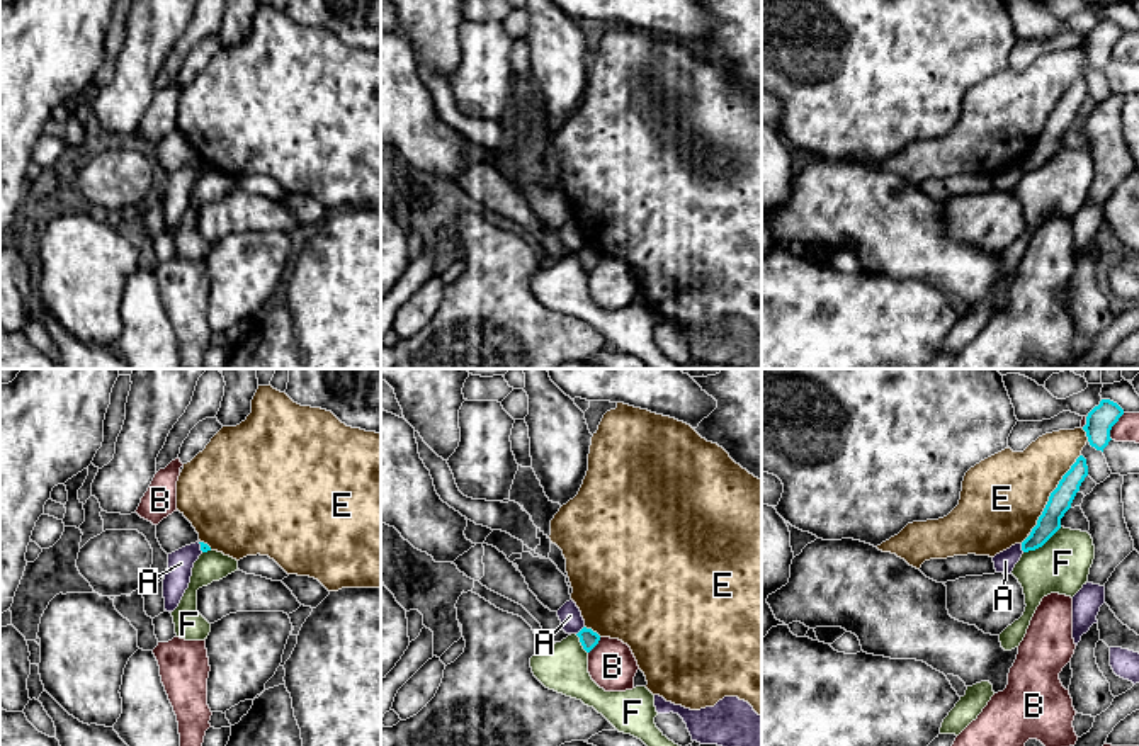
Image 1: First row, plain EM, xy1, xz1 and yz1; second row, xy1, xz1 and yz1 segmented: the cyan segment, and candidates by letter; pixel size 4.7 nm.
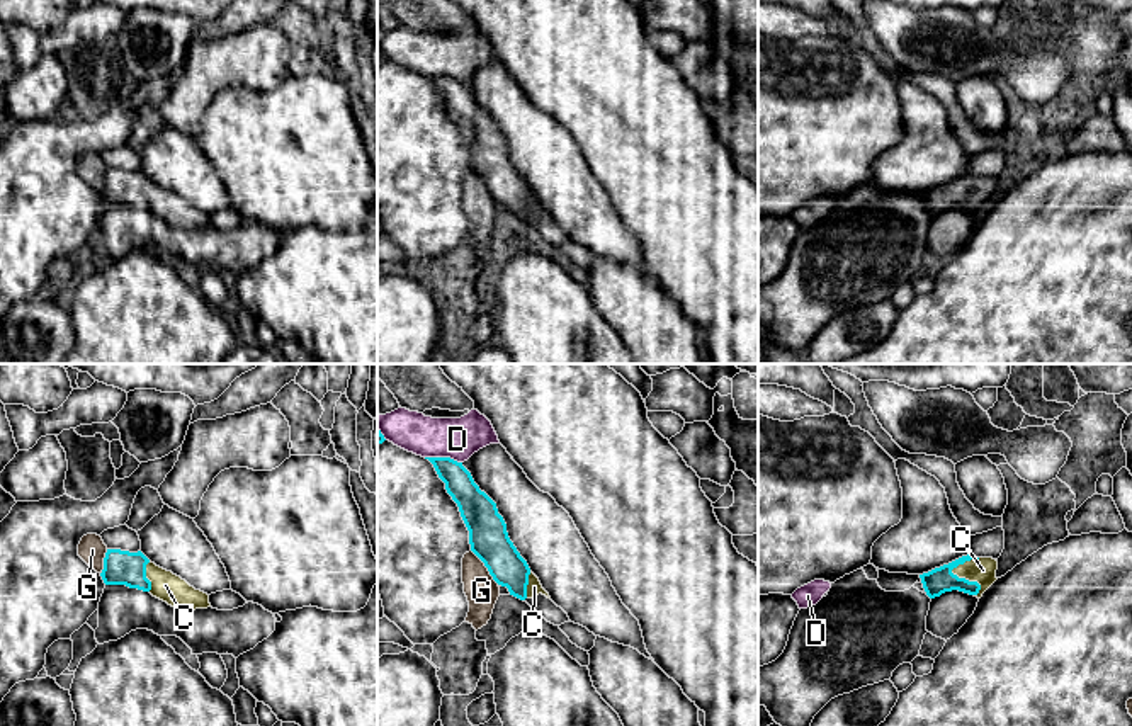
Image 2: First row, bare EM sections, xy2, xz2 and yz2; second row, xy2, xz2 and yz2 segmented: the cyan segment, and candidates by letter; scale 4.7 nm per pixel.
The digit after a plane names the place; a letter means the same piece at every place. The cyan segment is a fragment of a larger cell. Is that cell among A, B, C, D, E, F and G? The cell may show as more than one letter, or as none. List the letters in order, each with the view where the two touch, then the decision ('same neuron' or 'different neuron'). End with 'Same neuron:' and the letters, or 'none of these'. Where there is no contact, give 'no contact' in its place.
A: xz1 | different neuron
B: yz1 | different neuron
C: yz2 | same neuron
D: xz2 | different neuron
E: yz1 | different neuron
F: yz1 | different neuron
G: xz2 | different neuron
Same neuron: C

